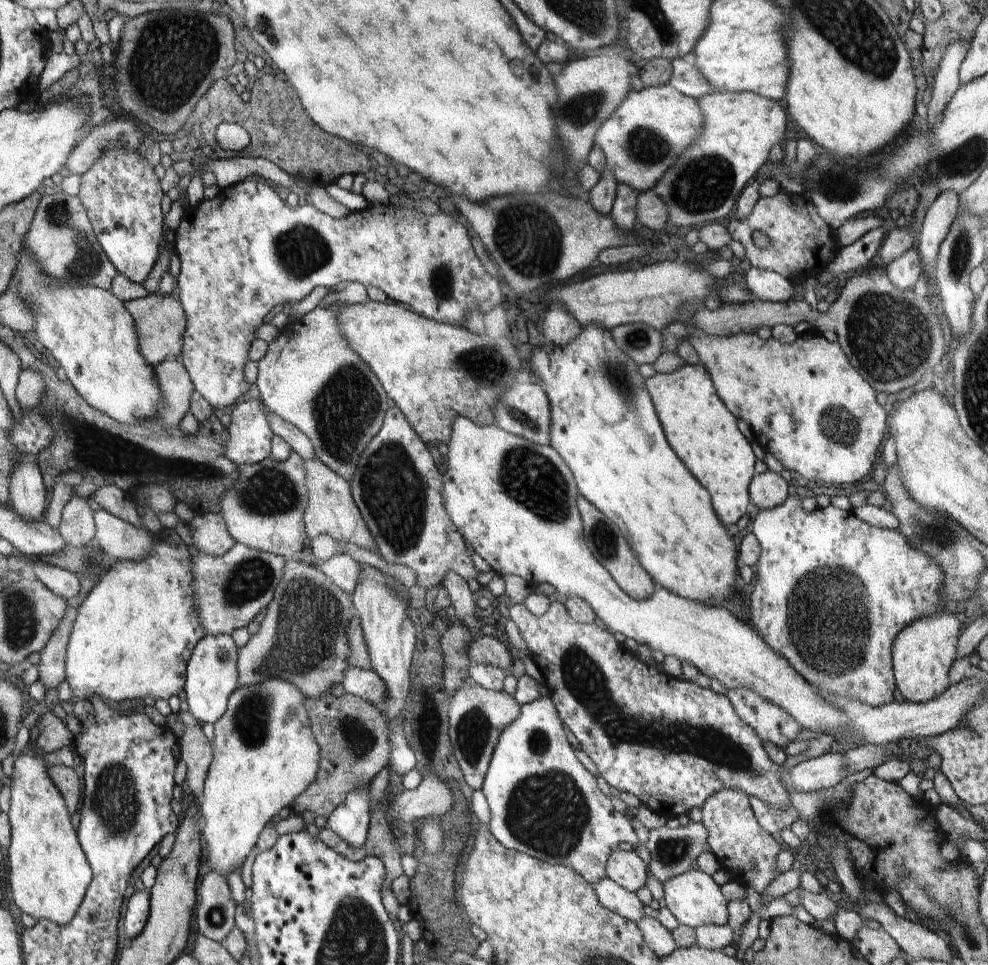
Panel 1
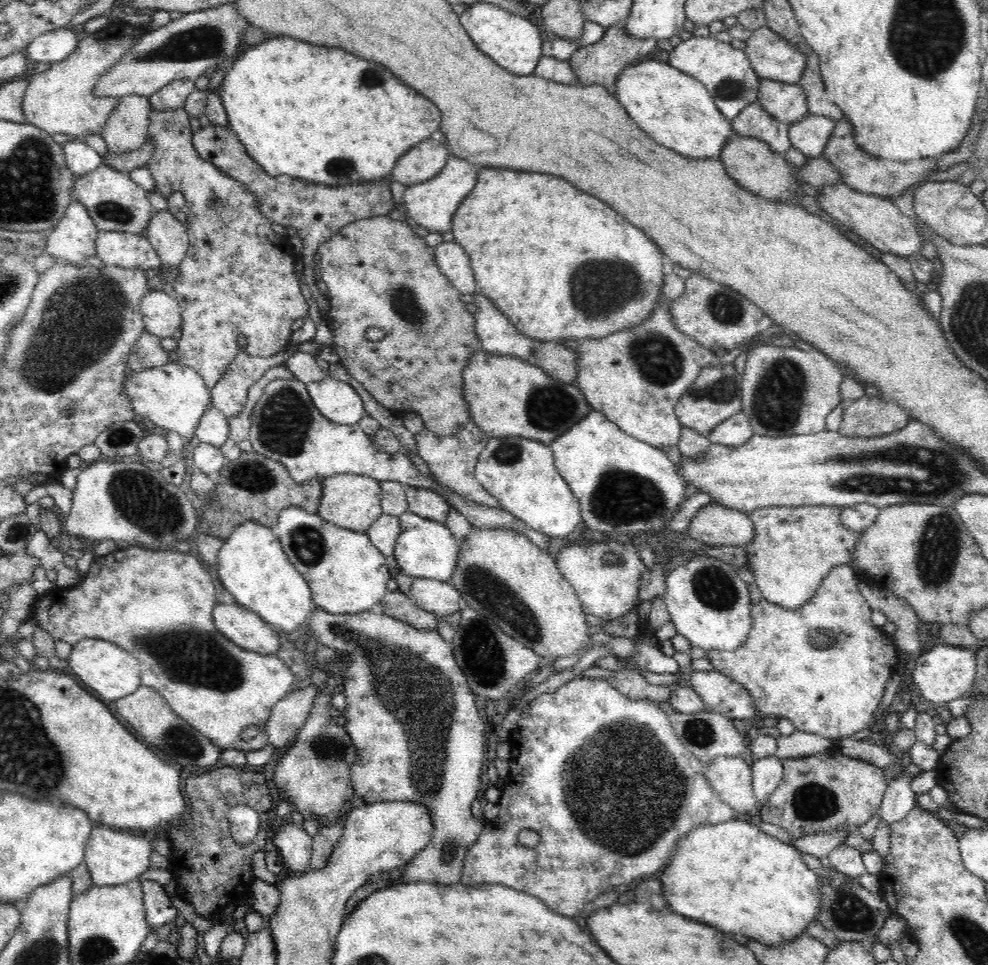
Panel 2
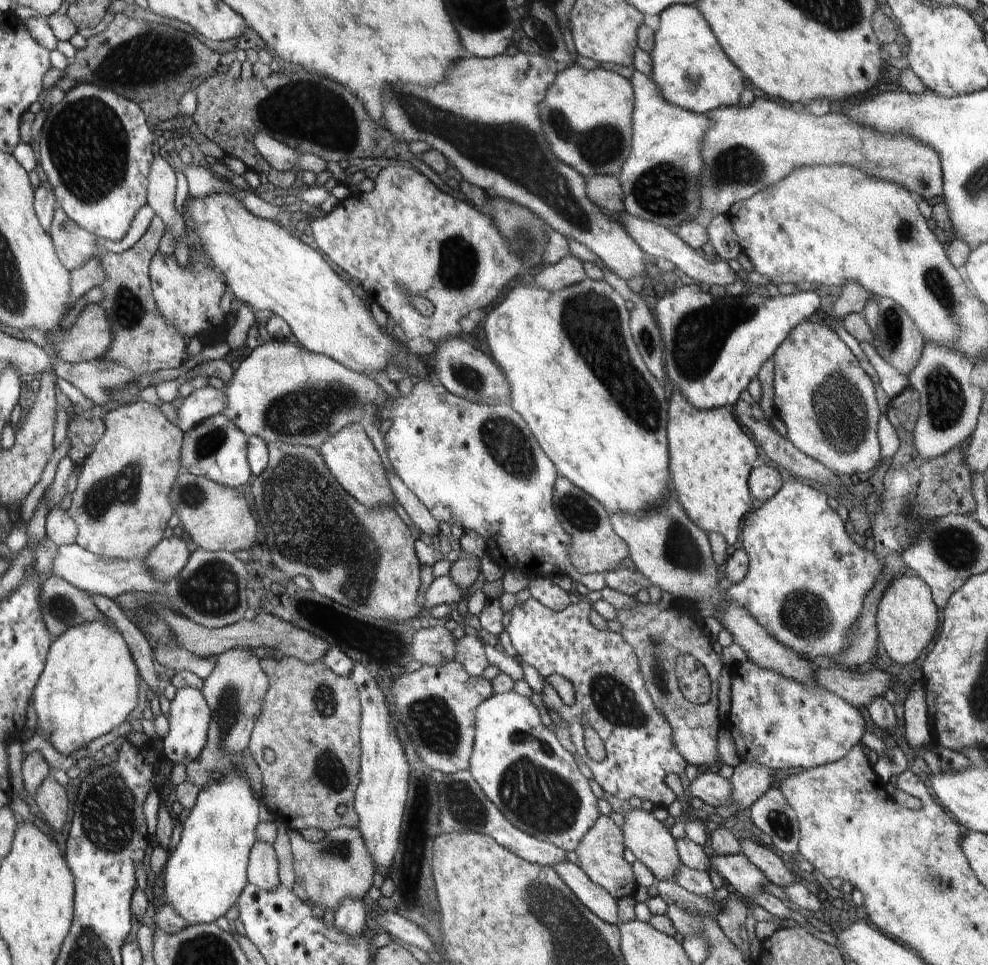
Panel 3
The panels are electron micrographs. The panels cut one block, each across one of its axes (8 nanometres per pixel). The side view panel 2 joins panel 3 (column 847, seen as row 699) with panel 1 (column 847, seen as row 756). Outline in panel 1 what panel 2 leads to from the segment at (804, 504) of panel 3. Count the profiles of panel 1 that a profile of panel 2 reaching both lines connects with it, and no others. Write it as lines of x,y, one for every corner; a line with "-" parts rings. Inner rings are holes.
799,494
798,496
789,496
786,499
784,504
778,505
777,507
771,509
764,509
759,511
759,513
753,517
752,522
752,532
756,535
756,538
759,540
761,546
761,553
759,556
759,561
757,562
756,570
757,572
757,583
751,594
751,614
749,620
751,624
754,626
755,630
763,637
765,643
774,651
777,652
780,656
783,656
800,676
803,676
810,685
815,685
819,687
822,691
827,691
828,693
840,694
842,697
853,697
854,699
858,699
862,701
864,704
870,705
871,707
881,707
882,705
887,705
888,703
894,700
894,689
897,688
895,685
895,678
893,675
893,662
891,650
893,649
893,644
895,643
895,639
897,638
897,634
903,629
906,628
907,625
921,619
922,617
927,617
931,613
938,613
939,611
946,610
945,604
946,601
941,597
941,588
943,587
943,570
939,567
938,563
935,563
935,560
931,560
931,558
924,552
920,551
913,546
910,546
910,543
906,540
906,537
898,530
894,529
883,529
872,526
867,522
864,522
861,518
858,518
851,510
843,510
838,507
834,507
834,505
829,505
826,507
817,507
810,513
804,512
802,509
801,498
803,494

